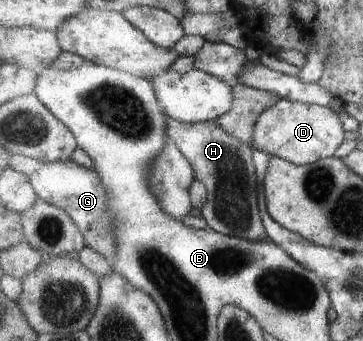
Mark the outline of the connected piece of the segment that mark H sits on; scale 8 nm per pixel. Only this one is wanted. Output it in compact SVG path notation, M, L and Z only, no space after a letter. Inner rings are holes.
M169 116L166 119L169 140L190 160L197 180L208 190L206 205L197 212L205 218L209 228L232 237L269 242L270 236L263 224L259 206L263 192L259 190L259 178L254 165L255 148L223 130L215 121L184 123Z

